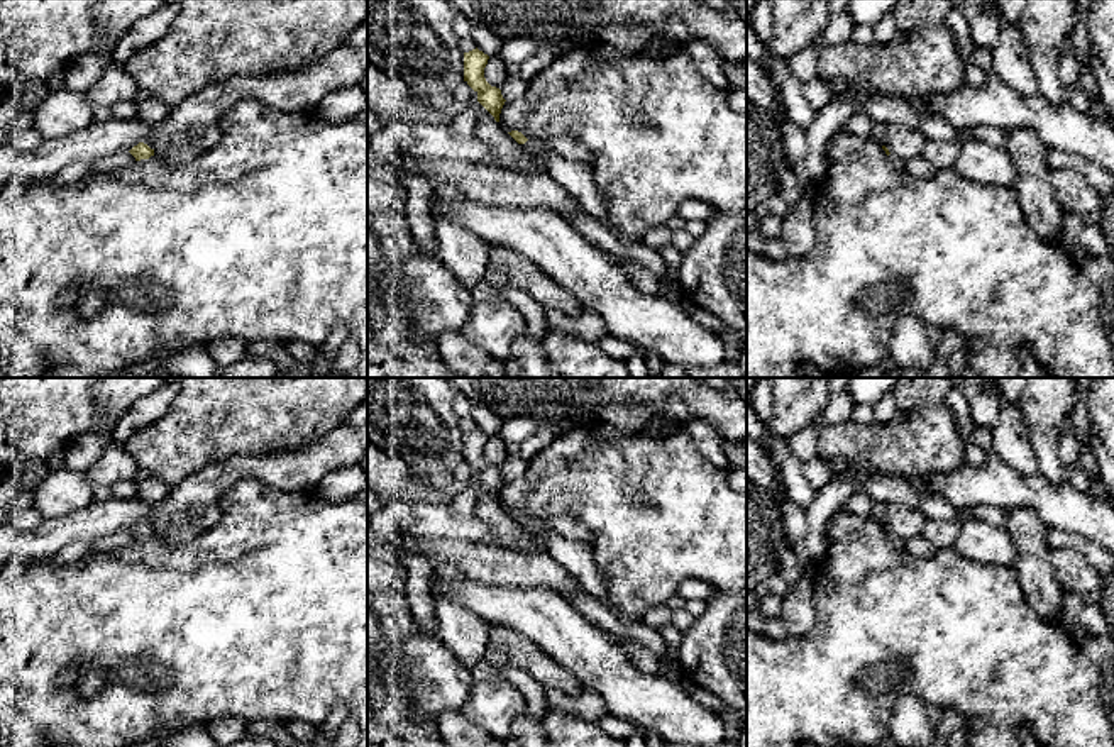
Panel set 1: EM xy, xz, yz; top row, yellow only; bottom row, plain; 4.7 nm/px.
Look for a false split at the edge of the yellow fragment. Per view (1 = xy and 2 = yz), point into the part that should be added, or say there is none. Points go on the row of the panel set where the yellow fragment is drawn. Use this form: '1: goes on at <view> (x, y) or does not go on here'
1: does not go on here
2: does not go on here

